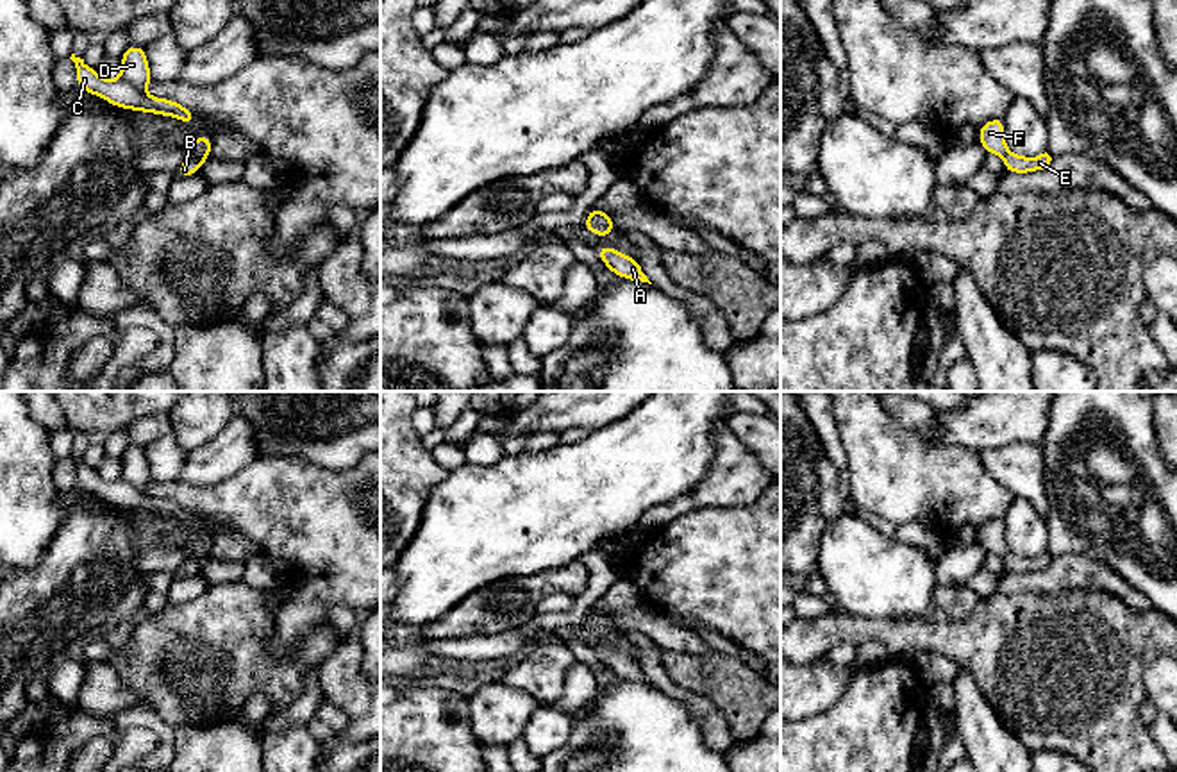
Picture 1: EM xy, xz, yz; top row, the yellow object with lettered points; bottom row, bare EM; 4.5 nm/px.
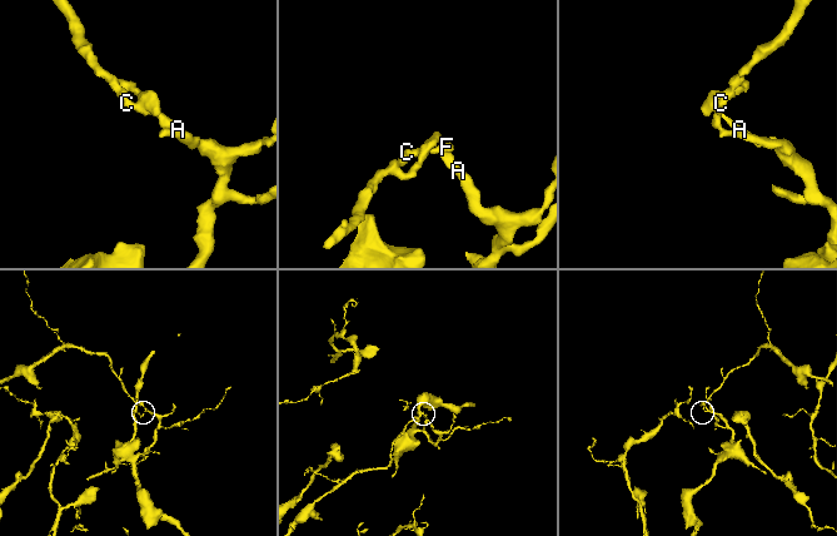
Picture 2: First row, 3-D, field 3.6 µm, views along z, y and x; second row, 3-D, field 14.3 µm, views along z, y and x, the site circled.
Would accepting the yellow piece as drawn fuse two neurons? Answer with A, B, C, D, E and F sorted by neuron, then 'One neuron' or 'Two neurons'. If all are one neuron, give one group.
Groups: A B E / C D F. Two neurons

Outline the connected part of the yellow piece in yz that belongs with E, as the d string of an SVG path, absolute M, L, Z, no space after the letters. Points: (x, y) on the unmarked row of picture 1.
M1007 552L1002 559L1007 574L1032 574L1043 570L1052 561L1047 552L1036 558L1025 558Z

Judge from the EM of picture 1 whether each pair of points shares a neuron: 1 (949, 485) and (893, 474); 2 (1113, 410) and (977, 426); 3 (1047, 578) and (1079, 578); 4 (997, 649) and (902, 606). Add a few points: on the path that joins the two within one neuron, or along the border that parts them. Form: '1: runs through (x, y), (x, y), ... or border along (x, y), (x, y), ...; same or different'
1: runs through (934, 485), (908, 479); same
2: border along (1051, 410), (1051, 420), (1040, 445); different
3: runs through (1054, 578), (1072, 578); same
4: border along (926, 613), (915, 619), (883, 620); different

